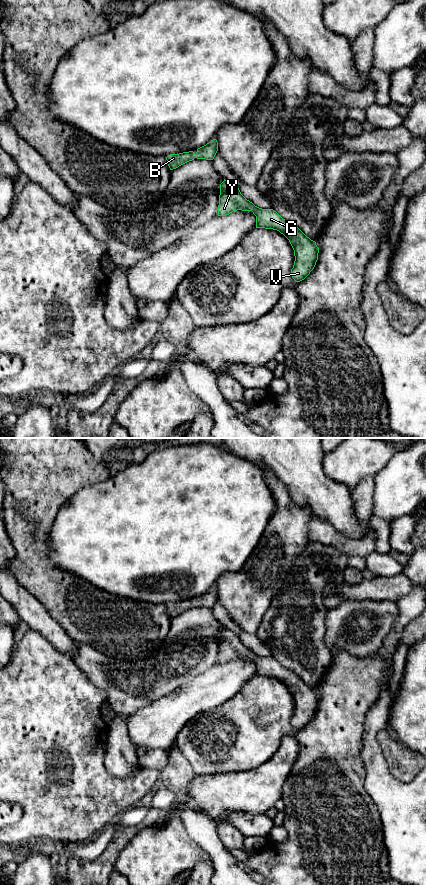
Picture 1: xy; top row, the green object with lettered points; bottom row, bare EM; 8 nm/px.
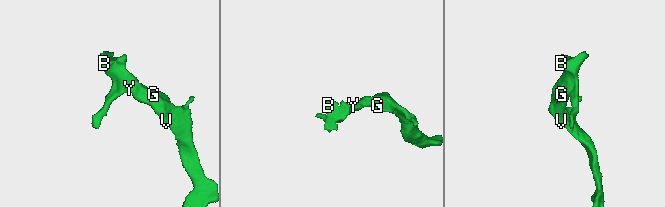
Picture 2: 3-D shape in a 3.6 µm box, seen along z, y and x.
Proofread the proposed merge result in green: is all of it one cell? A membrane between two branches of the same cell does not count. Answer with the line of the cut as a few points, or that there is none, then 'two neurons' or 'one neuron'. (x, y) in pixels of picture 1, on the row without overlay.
no cut; one neuron

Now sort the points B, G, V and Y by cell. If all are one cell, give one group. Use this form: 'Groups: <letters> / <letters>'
Groups: B G V Y

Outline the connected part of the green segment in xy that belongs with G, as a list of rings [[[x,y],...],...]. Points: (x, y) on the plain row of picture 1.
[[[224,627],[220,632],[218,664],[226,664],[237,658],[252,659],[256,664],[256,676],[277,678],[289,688],[295,704],[291,724],[296,730],[310,722],[318,708],[319,696],[316,690],[273,657],[255,654],[241,642],[236,633]]]

